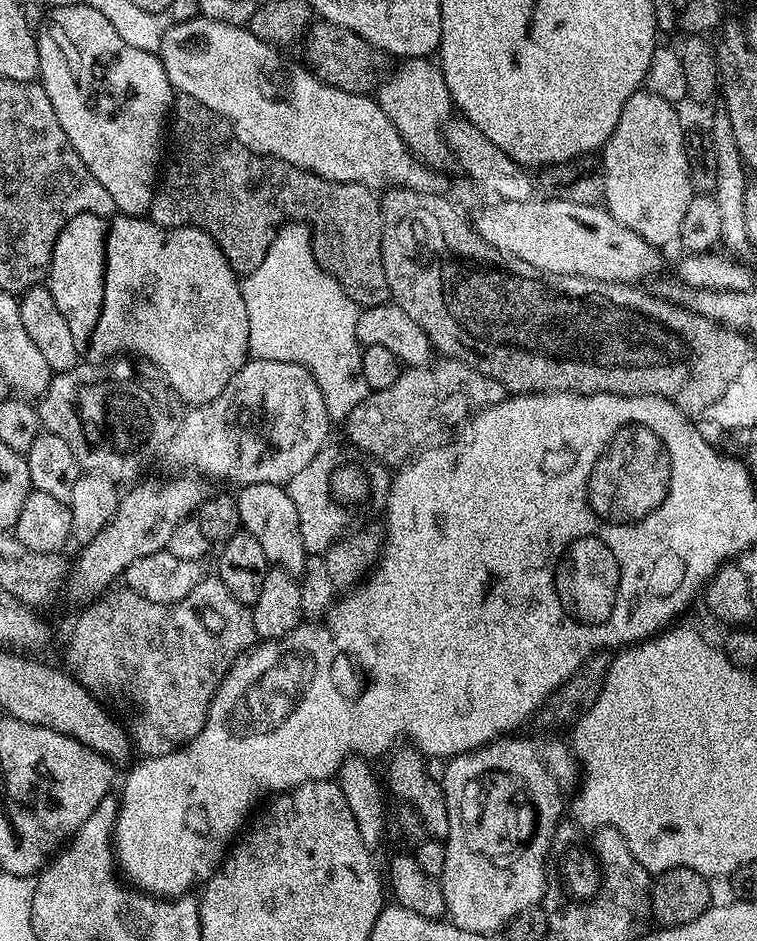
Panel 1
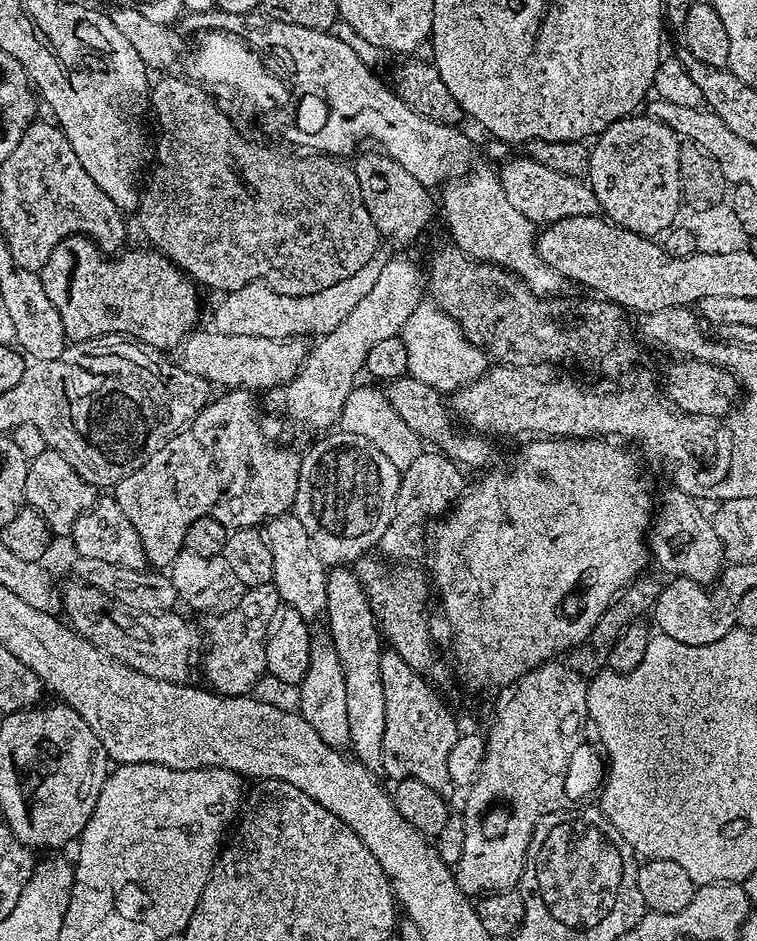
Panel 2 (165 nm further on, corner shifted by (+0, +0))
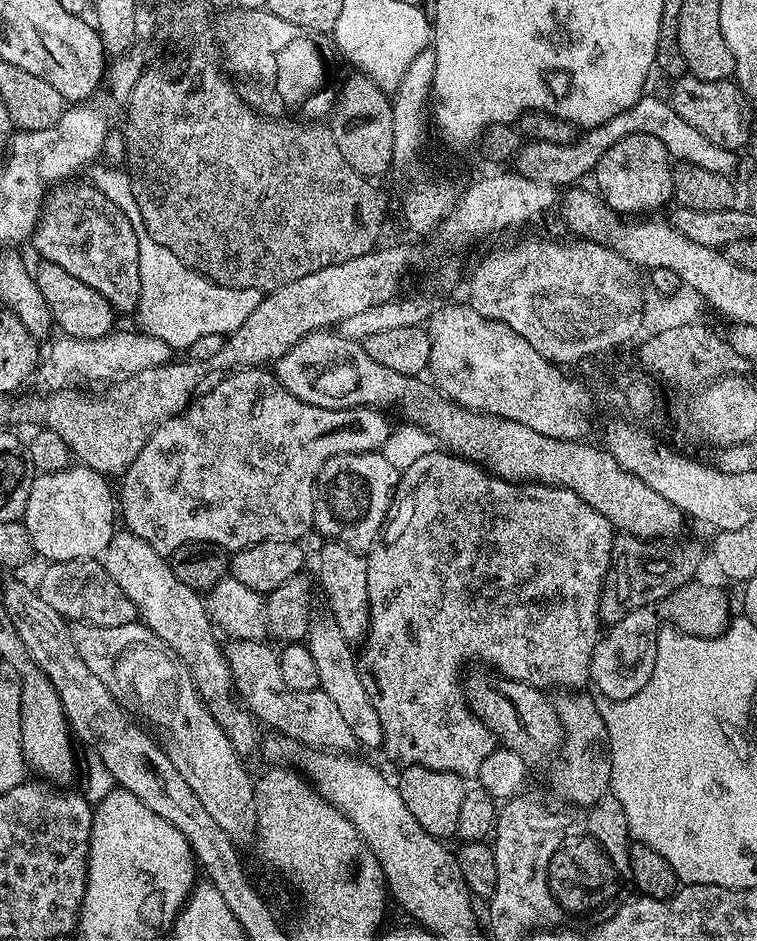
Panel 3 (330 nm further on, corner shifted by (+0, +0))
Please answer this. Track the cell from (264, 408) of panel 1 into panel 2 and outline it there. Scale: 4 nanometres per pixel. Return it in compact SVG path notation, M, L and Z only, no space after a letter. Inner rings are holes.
M389 258L370 294L362 298L362 302L358 302L358 306L354 306L354 310L350 310L334 330L311 345L296 377L271 393L273 402L280 408L288 408L289 418L308 428L331 429L340 419L346 398L357 387L356 375L365 371L366 354L370 354L376 343L399 336L400 327L410 314L414 314L422 302L423 296L420 295L425 295L425 292L422 268L420 272L412 260Z

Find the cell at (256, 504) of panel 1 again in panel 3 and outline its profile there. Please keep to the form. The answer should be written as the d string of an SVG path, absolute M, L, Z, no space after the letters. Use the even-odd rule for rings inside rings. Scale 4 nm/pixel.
M335 630L329 632L309 631L306 646L310 650L310 658L316 667L319 691L330 694L334 706L342 714L346 726L350 726L350 734L354 734L357 745L365 744L368 748L379 749L384 743L382 728L378 722L378 714L374 714L374 704L370 702L370 694L366 694L366 686L362 686L362 678L358 667L357 657L349 641L342 638L342 634Z

